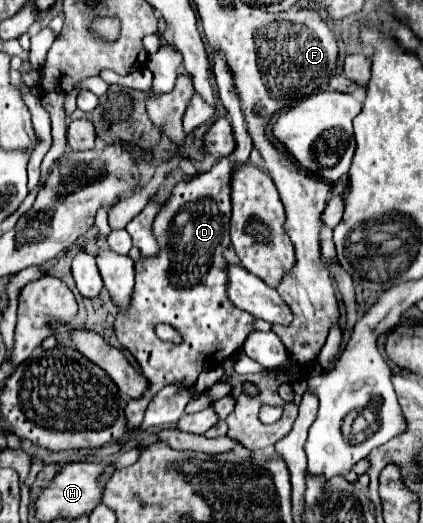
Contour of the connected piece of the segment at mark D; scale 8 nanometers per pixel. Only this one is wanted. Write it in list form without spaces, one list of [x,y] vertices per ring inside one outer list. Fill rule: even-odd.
[[[212,47],[214,51],[214,79],[216,79],[216,87],[218,87],[218,97],[220,103],[224,105],[224,109],[228,111],[228,119],[232,123],[232,135],[236,135],[236,147],[232,151],[232,155],[222,157],[208,173],[196,175],[188,181],[180,181],[172,193],[170,199],[164,203],[164,207],[158,211],[156,219],[154,219],[154,235],[160,247],[160,255],[152,255],[152,259],[138,259],[134,261],[136,267],[136,283],[132,289],[132,299],[130,299],[130,307],[126,311],[120,311],[116,321],[114,321],[114,333],[120,341],[122,347],[126,347],[136,361],[140,363],[140,371],[144,371],[144,375],[150,381],[150,389],[140,397],[140,399],[130,399],[128,407],[126,407],[126,415],[128,415],[128,425],[130,427],[138,427],[144,419],[144,411],[150,403],[150,399],[166,385],[184,385],[188,383],[194,385],[198,375],[202,371],[214,369],[226,359],[230,359],[236,351],[242,349],[244,339],[254,331],[254,315],[248,315],[246,311],[240,311],[236,305],[232,305],[232,301],[228,299],[228,261],[224,257],[224,251],[230,247],[230,177],[232,177],[232,167],[240,165],[240,163],[248,163],[250,151],[252,151],[252,137],[248,135],[246,129],[246,121],[244,121],[244,113],[240,109],[240,99],[236,95],[236,87],[234,87],[234,79],[232,79],[232,71],[228,71],[228,67],[224,65],[224,55],[220,49]],[[158,323],[170,323],[174,325],[180,333],[182,333],[182,343],[174,345],[174,343],[166,343],[160,341],[158,335],[154,333],[154,327]]]

